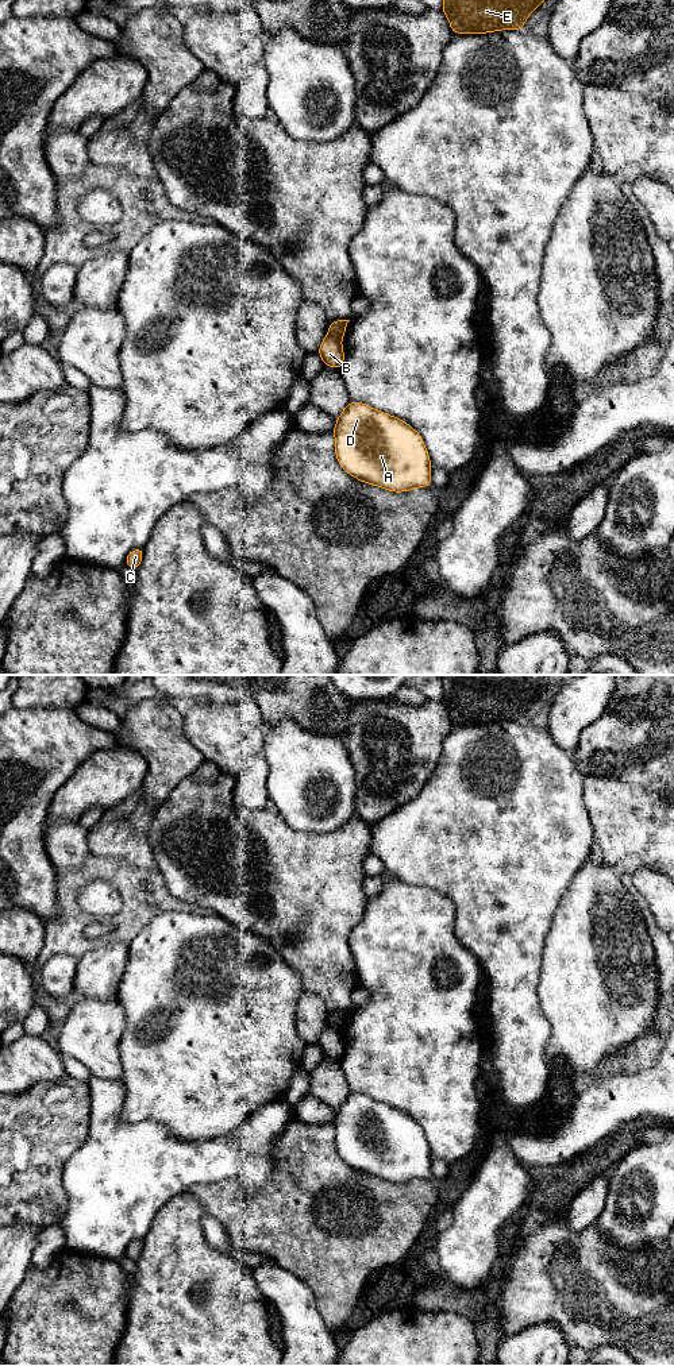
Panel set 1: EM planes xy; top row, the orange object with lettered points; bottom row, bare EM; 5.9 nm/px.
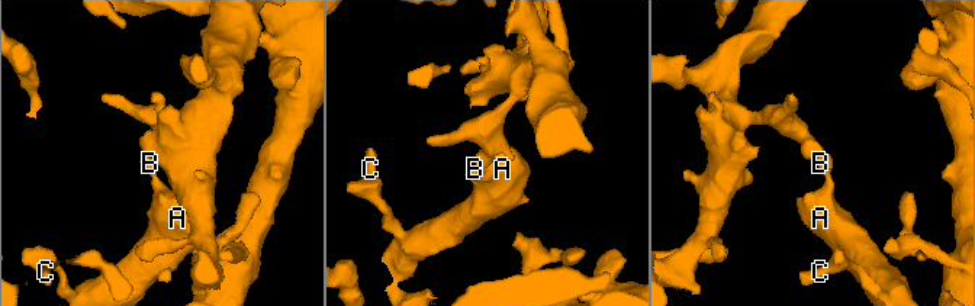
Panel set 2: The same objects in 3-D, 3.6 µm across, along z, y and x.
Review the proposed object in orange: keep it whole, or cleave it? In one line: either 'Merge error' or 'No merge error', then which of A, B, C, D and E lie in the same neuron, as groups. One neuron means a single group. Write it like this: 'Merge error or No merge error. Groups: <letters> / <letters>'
Merge error. Groups: A B D / C E

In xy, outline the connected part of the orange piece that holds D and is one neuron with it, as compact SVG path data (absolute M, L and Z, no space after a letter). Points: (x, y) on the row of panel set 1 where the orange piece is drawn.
M350 401L332 432L339 466L358 481L394 493L431 486L428 451L408 422Z

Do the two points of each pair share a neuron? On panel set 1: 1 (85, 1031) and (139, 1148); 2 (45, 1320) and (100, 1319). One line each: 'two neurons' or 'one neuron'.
1: two neurons
2: one neuron

